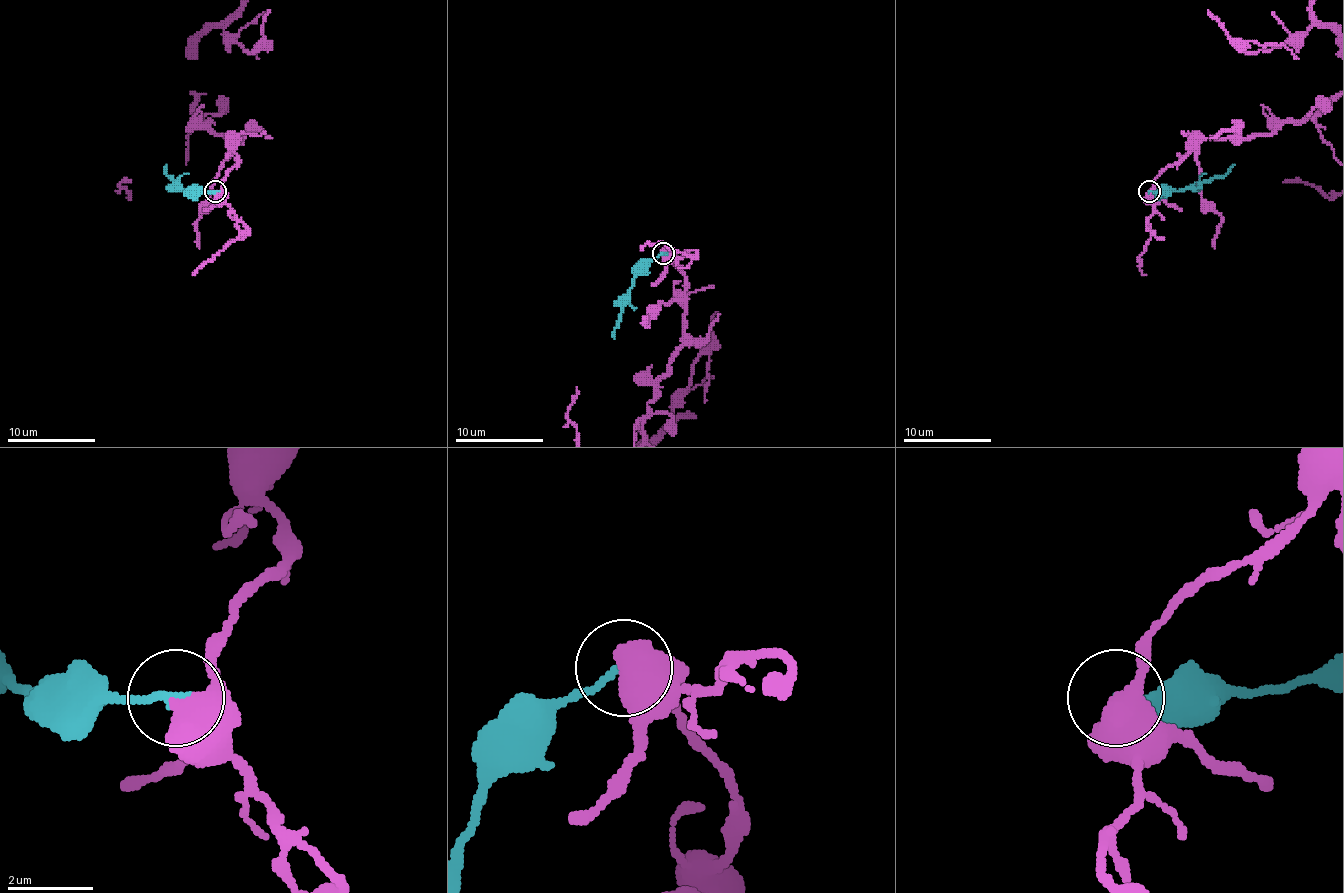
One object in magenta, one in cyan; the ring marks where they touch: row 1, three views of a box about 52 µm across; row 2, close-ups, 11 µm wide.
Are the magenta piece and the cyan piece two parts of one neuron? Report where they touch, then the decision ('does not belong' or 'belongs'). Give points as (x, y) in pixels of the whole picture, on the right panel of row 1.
place (1149, 191); belongs

